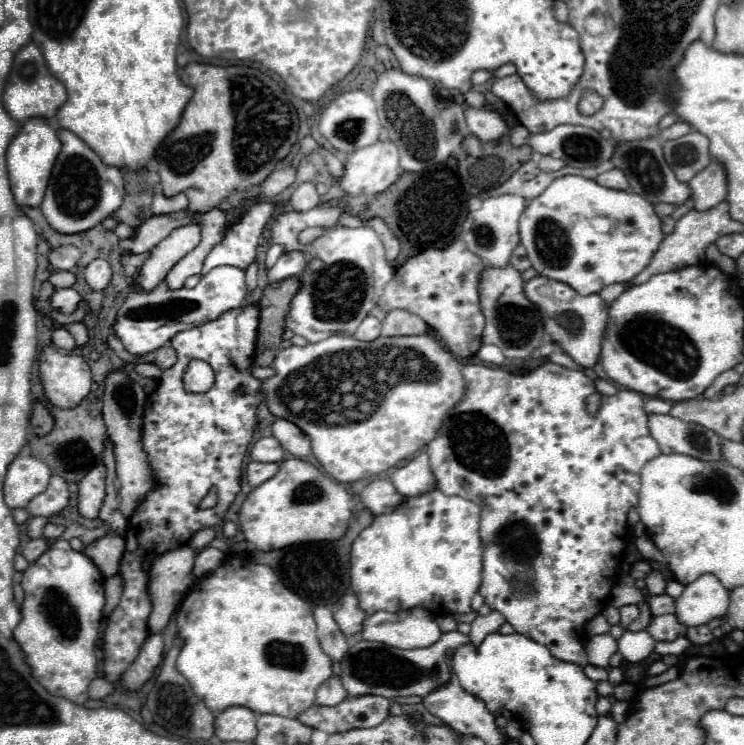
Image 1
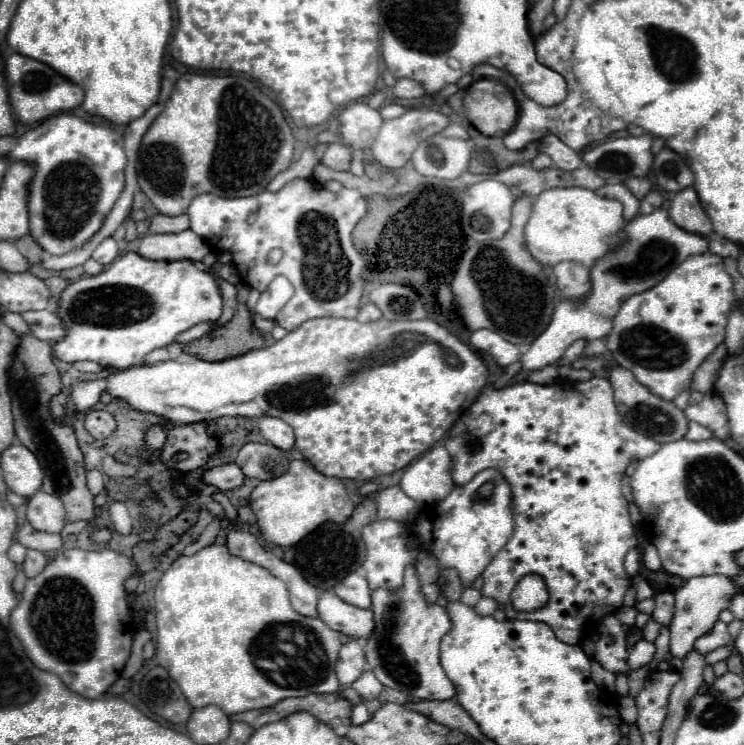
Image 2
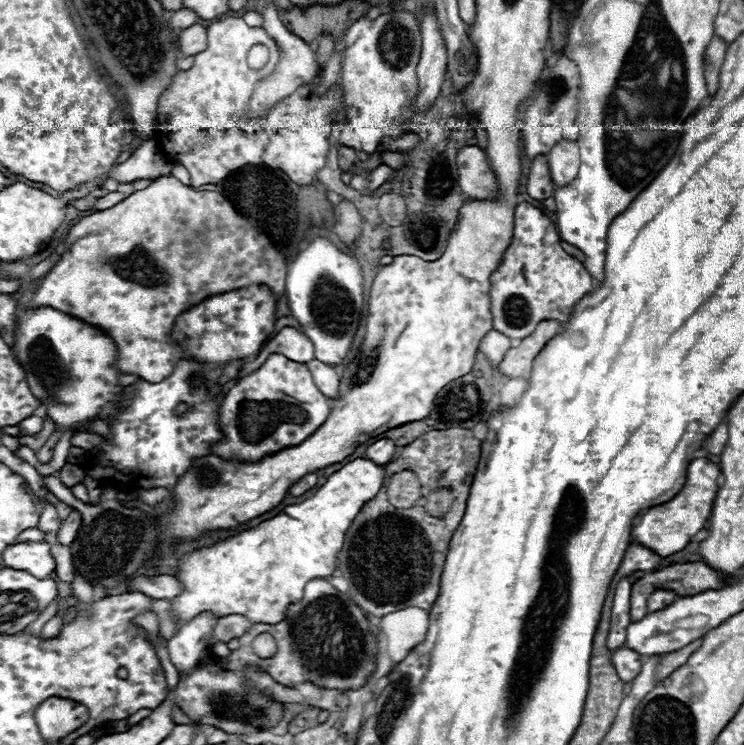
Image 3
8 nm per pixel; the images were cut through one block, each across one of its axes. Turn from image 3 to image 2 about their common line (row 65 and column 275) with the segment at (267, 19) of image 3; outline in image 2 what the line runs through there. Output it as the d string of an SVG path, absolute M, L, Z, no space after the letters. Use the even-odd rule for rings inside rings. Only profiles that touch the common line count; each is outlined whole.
M276 276L272 280L272 284L268 286L268 290L262 292L262 296L254 308L256 314L260 314L264 318L274 318L280 312L280 308L290 300L292 292L294 292L292 284L284 276Z

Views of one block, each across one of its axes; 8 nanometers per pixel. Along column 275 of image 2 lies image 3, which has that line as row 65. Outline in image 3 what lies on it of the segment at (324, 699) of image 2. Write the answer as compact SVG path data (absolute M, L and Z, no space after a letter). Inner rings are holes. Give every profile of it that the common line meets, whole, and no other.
M712 38L712 44L708 44L706 48L706 56L704 56L704 78L706 78L706 84L708 84L708 92L710 96L716 94L718 90L718 84L720 84L720 68L722 68L722 62L724 62L724 56L726 56L726 48L728 44L720 38Z

